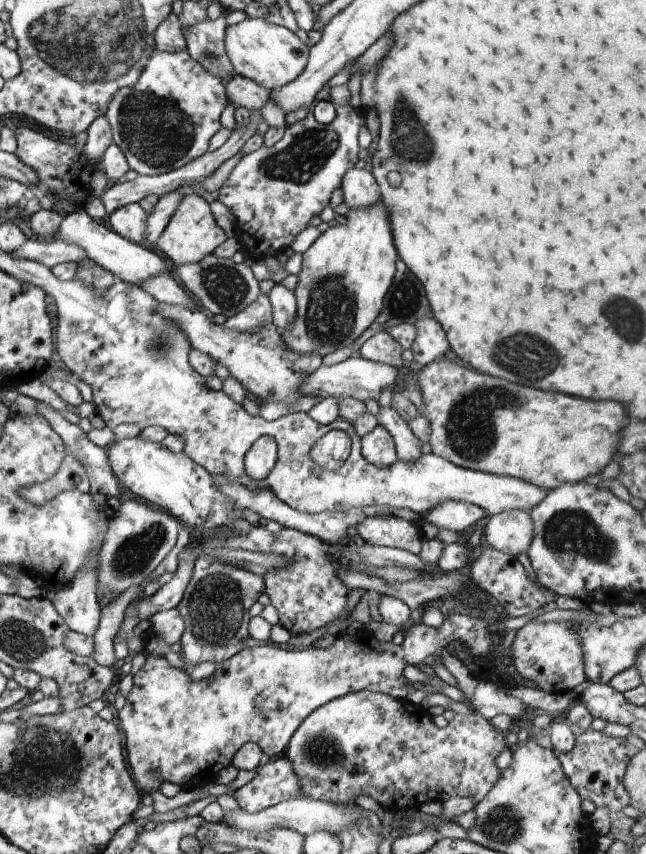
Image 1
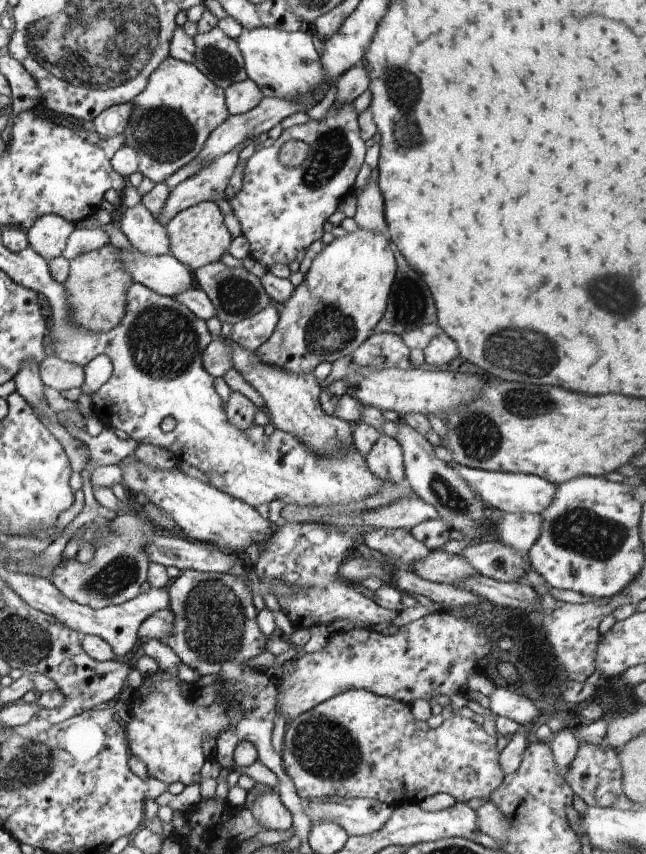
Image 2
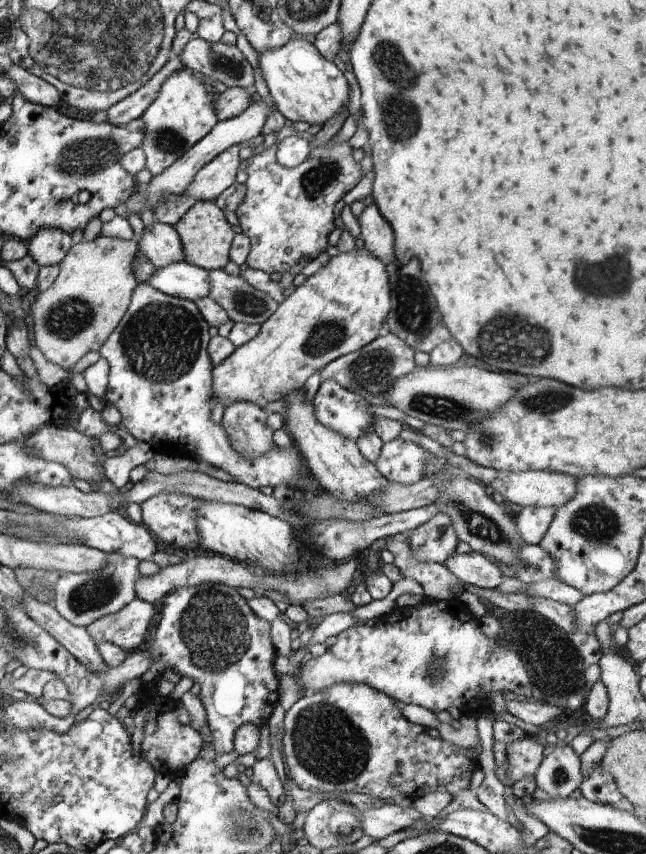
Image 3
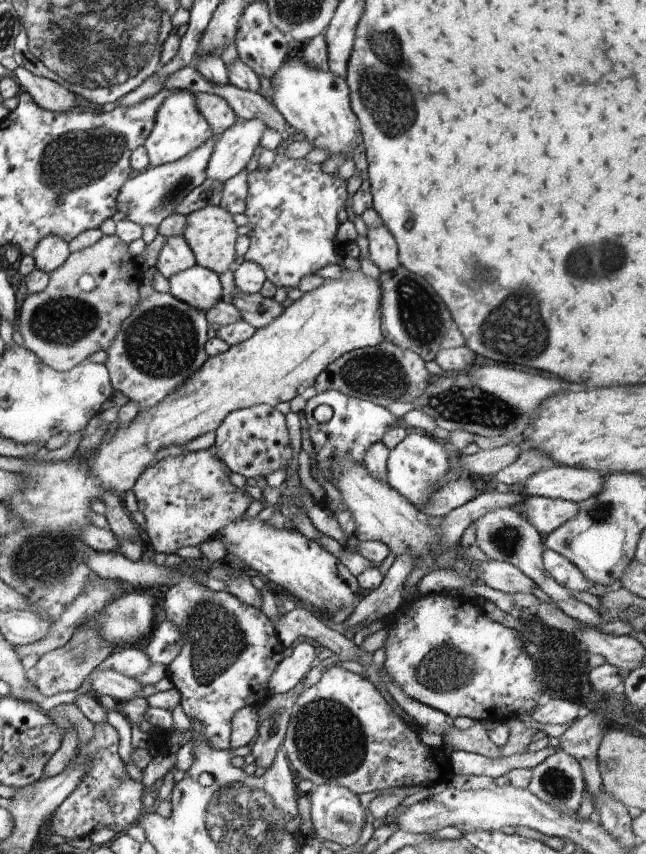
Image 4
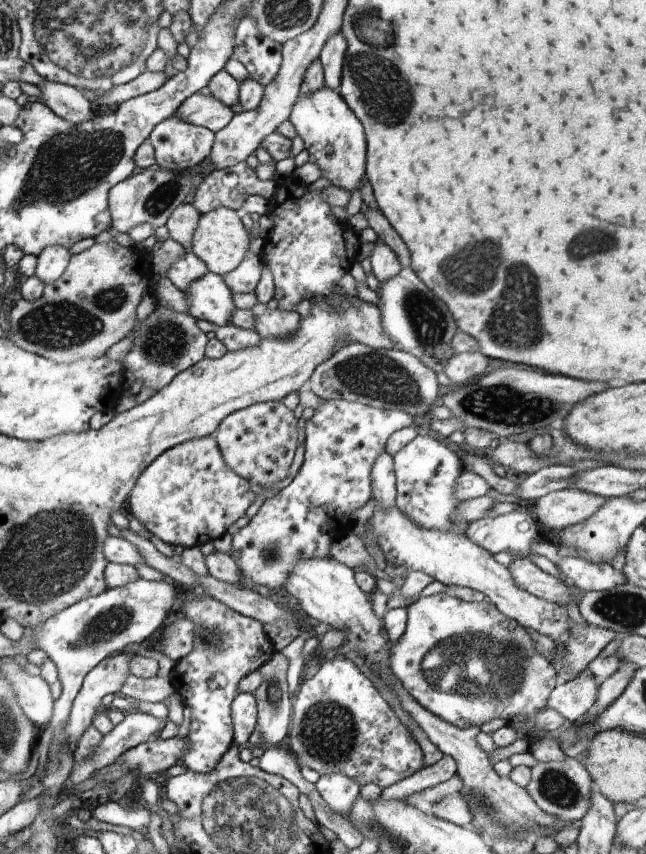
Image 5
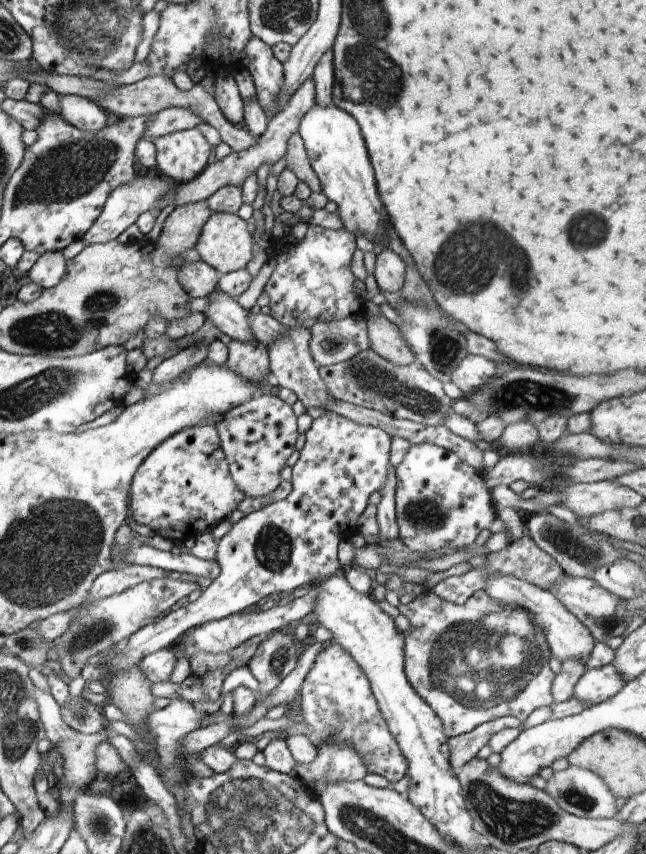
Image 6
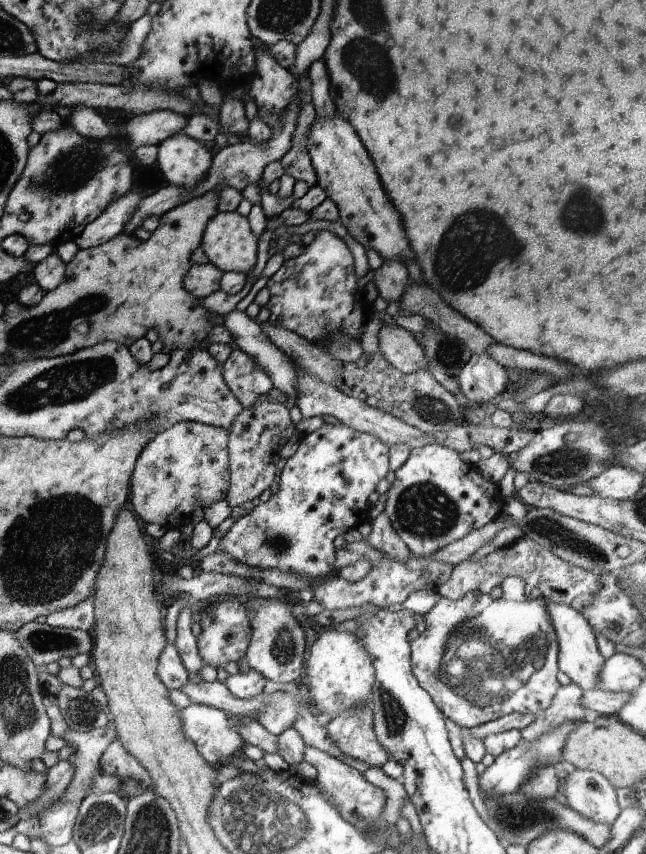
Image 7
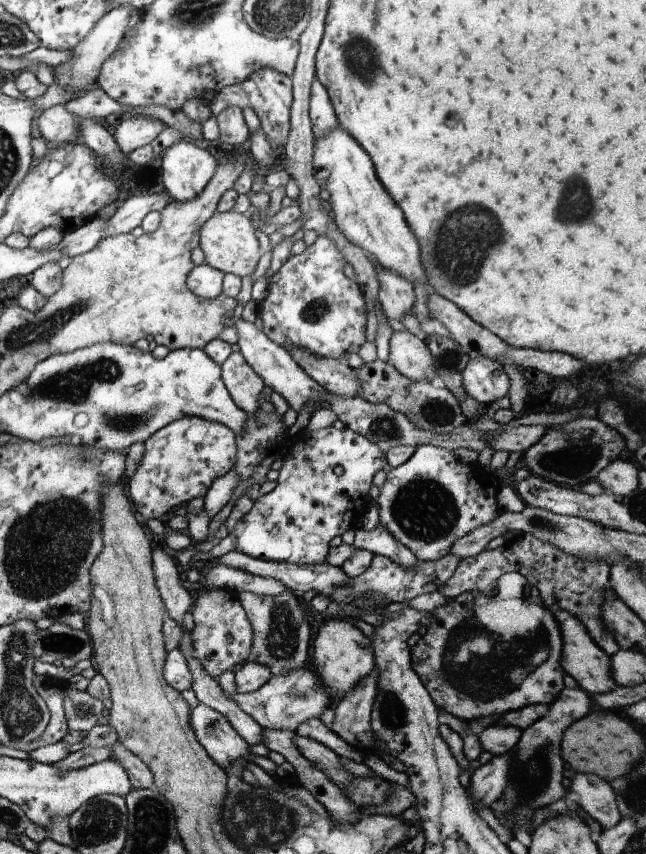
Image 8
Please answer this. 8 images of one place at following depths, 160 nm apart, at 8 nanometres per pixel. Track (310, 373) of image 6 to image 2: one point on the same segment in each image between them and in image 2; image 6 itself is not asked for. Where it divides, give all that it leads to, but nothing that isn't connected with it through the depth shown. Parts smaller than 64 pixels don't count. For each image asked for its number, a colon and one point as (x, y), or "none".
2: (236, 294)
3: (244, 304)
4: (259, 311)
5: (270, 324)

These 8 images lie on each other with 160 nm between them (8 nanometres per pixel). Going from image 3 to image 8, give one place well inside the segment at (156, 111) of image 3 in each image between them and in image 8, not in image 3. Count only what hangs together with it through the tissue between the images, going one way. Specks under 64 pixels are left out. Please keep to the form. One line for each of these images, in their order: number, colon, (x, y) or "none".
4: (179, 128)
5: (178, 146)
6: (181, 156)
7: (184, 163)
8: (186, 169)

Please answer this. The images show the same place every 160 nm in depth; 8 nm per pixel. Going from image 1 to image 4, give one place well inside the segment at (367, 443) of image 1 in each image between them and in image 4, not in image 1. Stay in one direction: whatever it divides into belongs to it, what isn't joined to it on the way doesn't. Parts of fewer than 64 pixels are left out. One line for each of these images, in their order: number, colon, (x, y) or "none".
2: (385, 460)
3: (402, 461)
4: (417, 462)

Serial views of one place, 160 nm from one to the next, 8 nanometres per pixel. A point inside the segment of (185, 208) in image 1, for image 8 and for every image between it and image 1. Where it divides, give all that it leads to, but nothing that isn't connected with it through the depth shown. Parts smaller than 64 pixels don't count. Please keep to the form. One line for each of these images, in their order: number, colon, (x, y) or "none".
2: (197, 236)
3: (206, 235)
4: (211, 233)
5: (221, 240)
6: (225, 243)
7: (228, 242)
8: (228, 240)

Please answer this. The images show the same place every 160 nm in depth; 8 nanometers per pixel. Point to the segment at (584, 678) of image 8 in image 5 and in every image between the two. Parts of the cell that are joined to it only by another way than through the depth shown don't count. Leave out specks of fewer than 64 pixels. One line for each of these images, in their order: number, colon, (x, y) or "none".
5: (452, 559)
6: (568, 637)
7: (579, 657)

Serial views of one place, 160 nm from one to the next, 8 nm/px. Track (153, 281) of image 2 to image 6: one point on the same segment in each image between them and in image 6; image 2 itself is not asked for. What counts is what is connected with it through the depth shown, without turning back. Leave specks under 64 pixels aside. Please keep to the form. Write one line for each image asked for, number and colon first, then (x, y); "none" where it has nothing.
3: (183, 280)
4: (199, 287)
5: (209, 298)
6: (230, 317)

